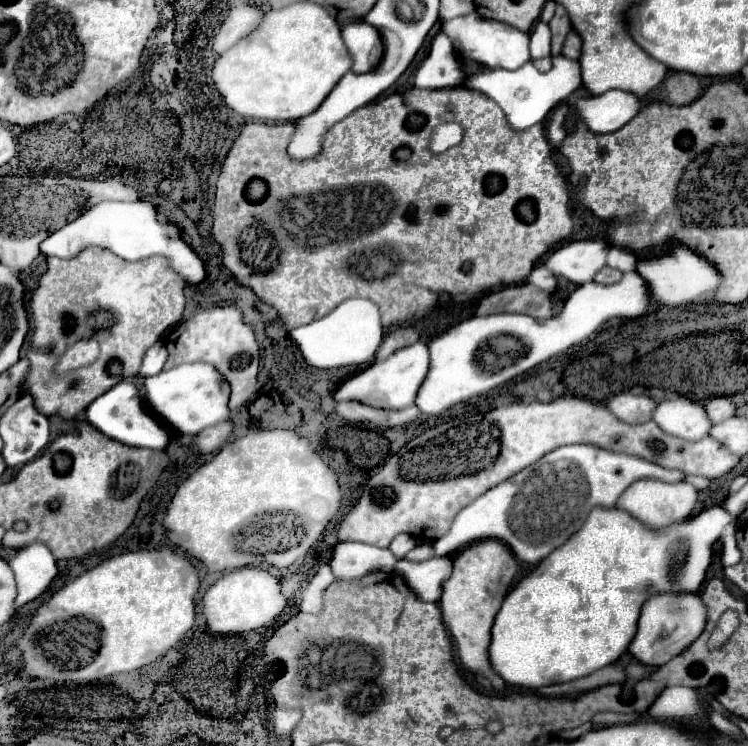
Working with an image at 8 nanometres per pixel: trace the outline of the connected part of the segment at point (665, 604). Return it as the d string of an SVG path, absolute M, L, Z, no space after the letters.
M658 594L650 598L638 620L638 632L630 642L630 654L648 666L662 666L676 654L684 652L704 630L706 608L698 594Z

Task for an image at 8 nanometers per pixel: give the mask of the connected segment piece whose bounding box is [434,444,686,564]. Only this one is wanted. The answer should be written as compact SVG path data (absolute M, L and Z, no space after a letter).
M592 444L560 446L542 456L536 464L520 470L468 504L454 518L450 532L436 540L434 550L438 556L448 556L464 544L484 538L498 538L510 544L518 560L526 564L538 564L584 524L594 506L612 508L626 486L640 478L678 482L684 480L686 474L680 470L662 468L632 454L618 454Z

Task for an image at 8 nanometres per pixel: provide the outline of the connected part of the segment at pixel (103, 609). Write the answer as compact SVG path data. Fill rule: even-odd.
M168 546L158 550L122 552L106 558L96 568L66 584L36 610L30 626L16 644L24 658L22 670L34 678L72 686L106 680L152 664L176 646L188 630L192 630L192 614L196 614L194 598L198 590L200 578L196 566L184 554ZM66 618L90 618L90 622L98 622L98 626L102 626L102 650L98 650L98 658L94 658L90 666L82 666L82 670L62 670L58 662L50 662L50 658L38 650L42 630L46 630L46 626L54 626L54 622L66 622Z

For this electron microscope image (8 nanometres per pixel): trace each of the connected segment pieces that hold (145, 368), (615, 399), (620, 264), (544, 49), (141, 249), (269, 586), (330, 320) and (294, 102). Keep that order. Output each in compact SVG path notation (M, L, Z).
M156 342L156 344L146 352L146 356L144 356L144 360L142 360L140 376L146 378L146 376L158 374L158 372L164 368L166 360L168 360L168 350L166 350L166 346L164 346L162 342Z
M620 392L608 400L608 408L616 418L628 424L642 424L652 420L658 402L650 396L634 396L630 392Z
M611 247L607 257L608 265L620 272L635 270L637 258L626 250L619 247Z
M538 22L530 32L530 54L532 56L550 56L550 28L544 22Z
M148 200L100 202L98 206L92 206L86 214L82 214L78 220L56 230L56 234L50 234L44 240L44 244L52 242L70 242L70 258L78 256L88 246L104 246L124 260L144 260L154 254L162 254L170 260L172 268L186 278L188 284L198 284L206 276L204 262L180 238L180 230L172 224L160 224L156 220L156 206Z
M246 566L238 568L218 582L214 582L202 598L204 616L210 628L210 634L242 634L256 628L268 626L276 620L282 610L286 608L286 596L282 594L282 582L278 576L270 574L268 570Z
M350 298L350 300L342 302L334 312L320 318L318 322L312 322L312 324L290 330L290 338L298 344L304 360L314 368L342 368L342 366L350 366L350 364L354 364L354 366L372 364L374 354L376 354L376 350L382 342L382 336L384 336L384 330L382 330L382 324L380 324L378 306L374 306L374 302L364 300L364 298Z
M296 2L282 10L264 12L262 26L248 38L242 38L228 52L220 54L214 62L212 78L218 78L218 86L224 86L226 78L226 104L248 118L268 120L298 120L314 110L328 98L342 76L352 68L352 56L342 40L338 22L314 2Z

